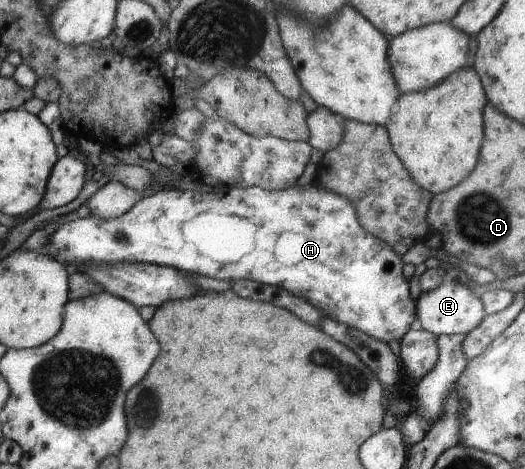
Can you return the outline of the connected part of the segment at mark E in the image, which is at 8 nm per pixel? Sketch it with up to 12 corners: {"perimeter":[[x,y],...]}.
{"perimeter":[[445,279],[415,299],[416,327],[466,335],[485,316],[468,286]]}

